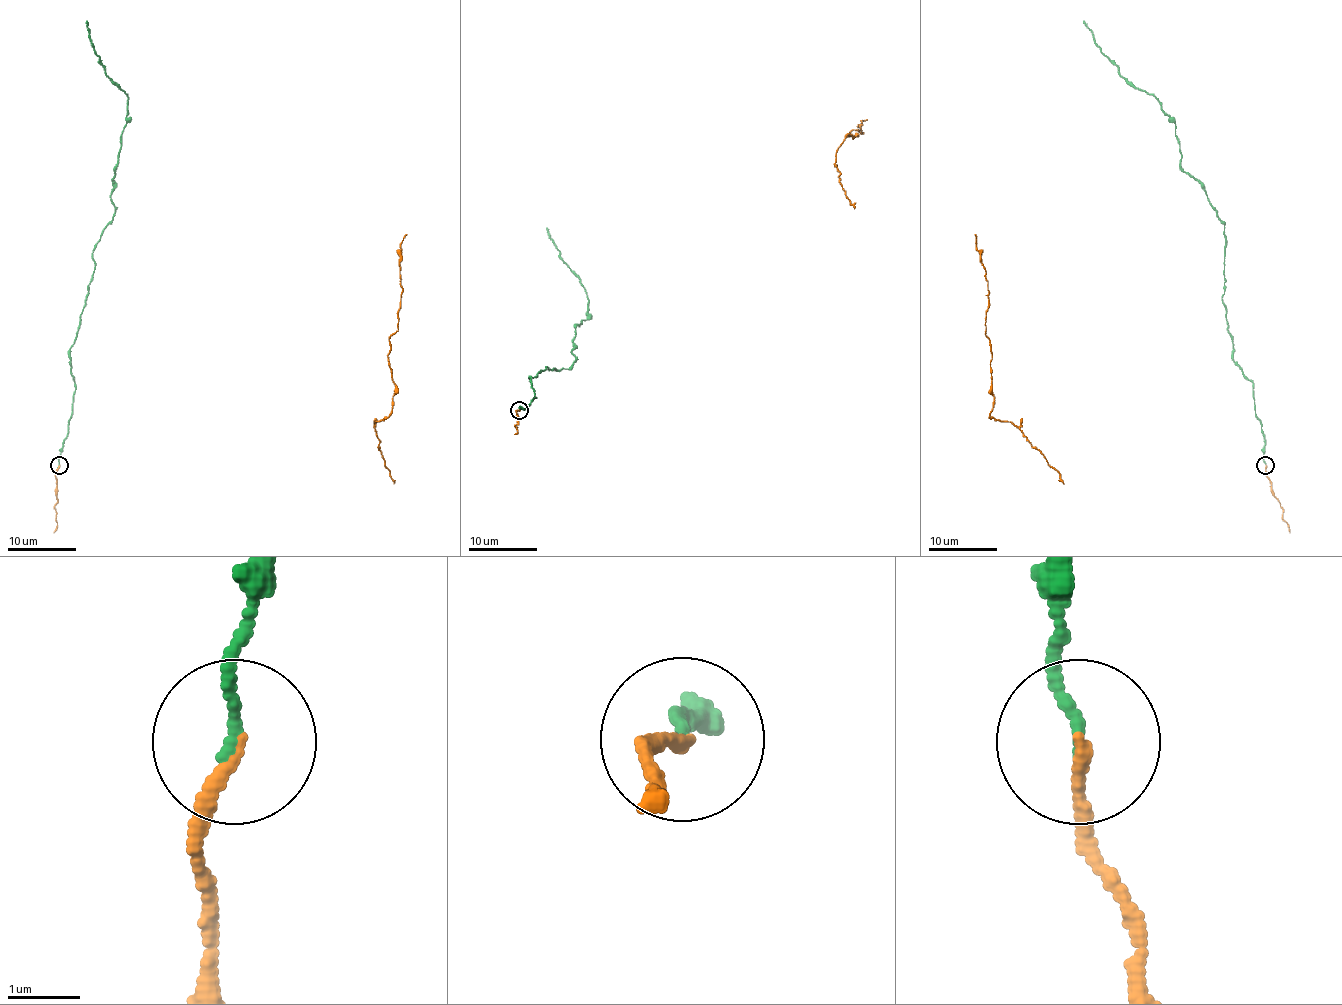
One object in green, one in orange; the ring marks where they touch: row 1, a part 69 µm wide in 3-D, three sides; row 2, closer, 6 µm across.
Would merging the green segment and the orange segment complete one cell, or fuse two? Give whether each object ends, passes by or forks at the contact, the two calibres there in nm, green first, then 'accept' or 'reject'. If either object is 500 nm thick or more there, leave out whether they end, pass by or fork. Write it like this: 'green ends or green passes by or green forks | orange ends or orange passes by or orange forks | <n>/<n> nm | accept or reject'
green ends | orange ends | 140/180 nm | accept

